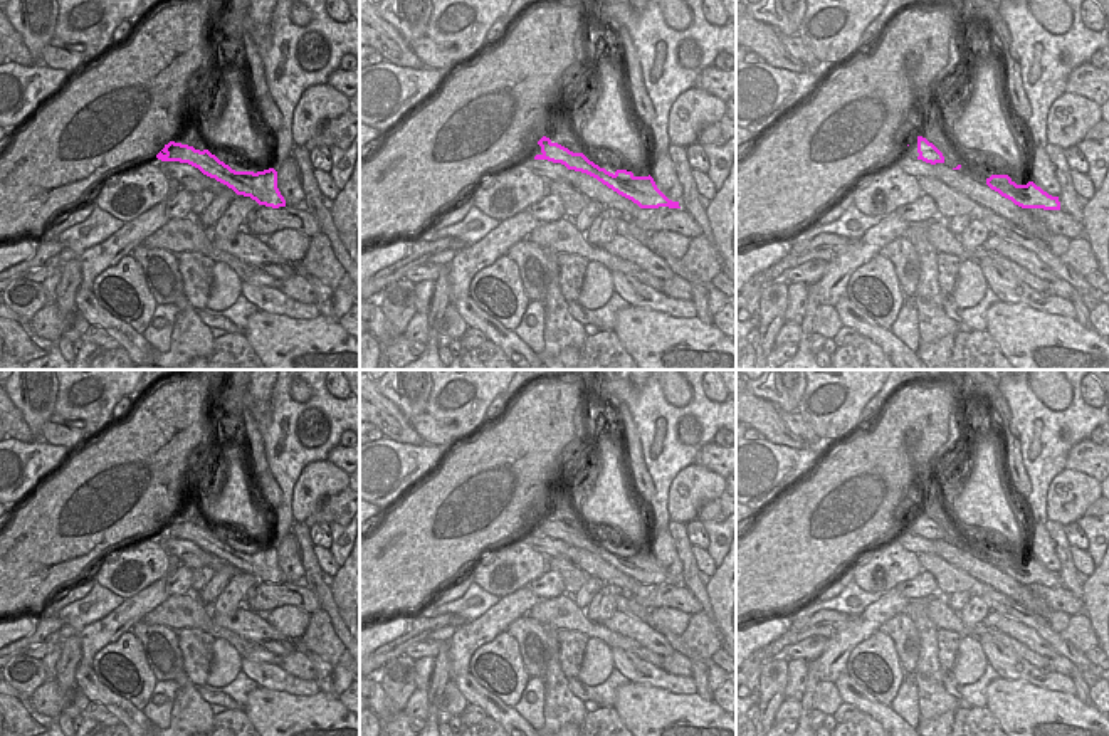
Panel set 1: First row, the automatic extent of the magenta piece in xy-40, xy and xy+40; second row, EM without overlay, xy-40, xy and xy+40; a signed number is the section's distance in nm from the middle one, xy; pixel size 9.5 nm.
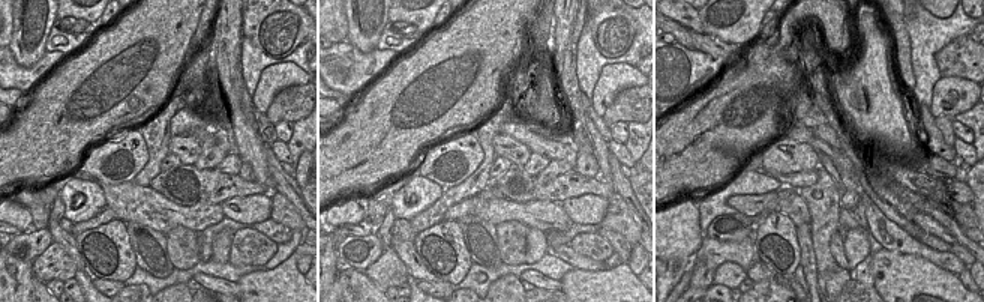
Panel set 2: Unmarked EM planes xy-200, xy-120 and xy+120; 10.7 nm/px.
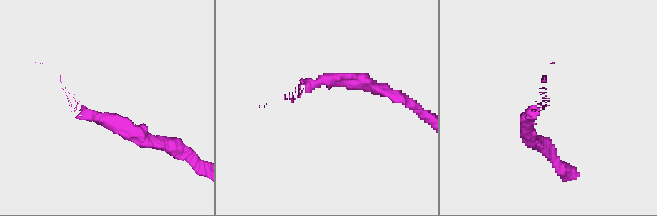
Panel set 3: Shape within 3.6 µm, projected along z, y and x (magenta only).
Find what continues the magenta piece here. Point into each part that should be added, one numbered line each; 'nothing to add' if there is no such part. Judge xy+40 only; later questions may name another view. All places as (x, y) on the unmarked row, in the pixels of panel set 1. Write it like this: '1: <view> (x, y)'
nothing to add.

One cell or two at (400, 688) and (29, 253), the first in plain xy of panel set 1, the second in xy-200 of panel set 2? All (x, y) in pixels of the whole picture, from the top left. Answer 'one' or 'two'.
one

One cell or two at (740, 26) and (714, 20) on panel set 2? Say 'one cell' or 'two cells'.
one cell

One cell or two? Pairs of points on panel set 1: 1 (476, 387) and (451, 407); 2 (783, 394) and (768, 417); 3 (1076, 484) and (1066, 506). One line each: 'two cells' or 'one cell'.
1: one cell
2: two cells
3: one cell

